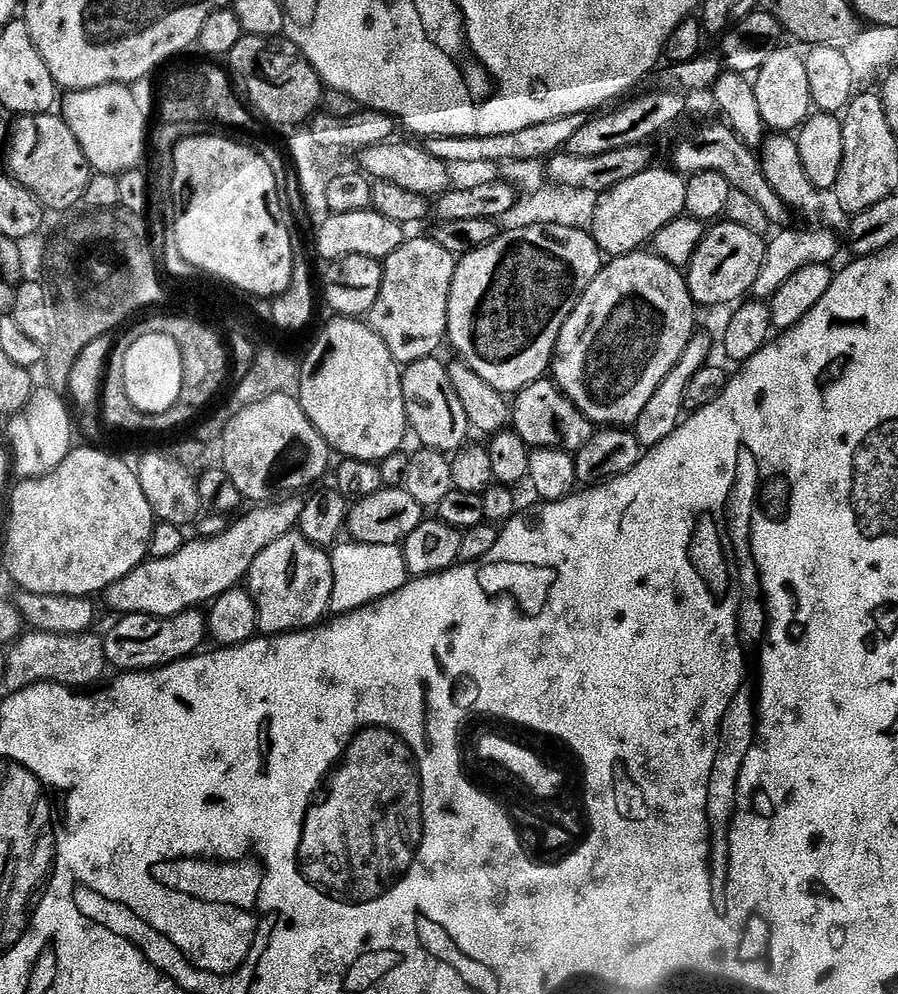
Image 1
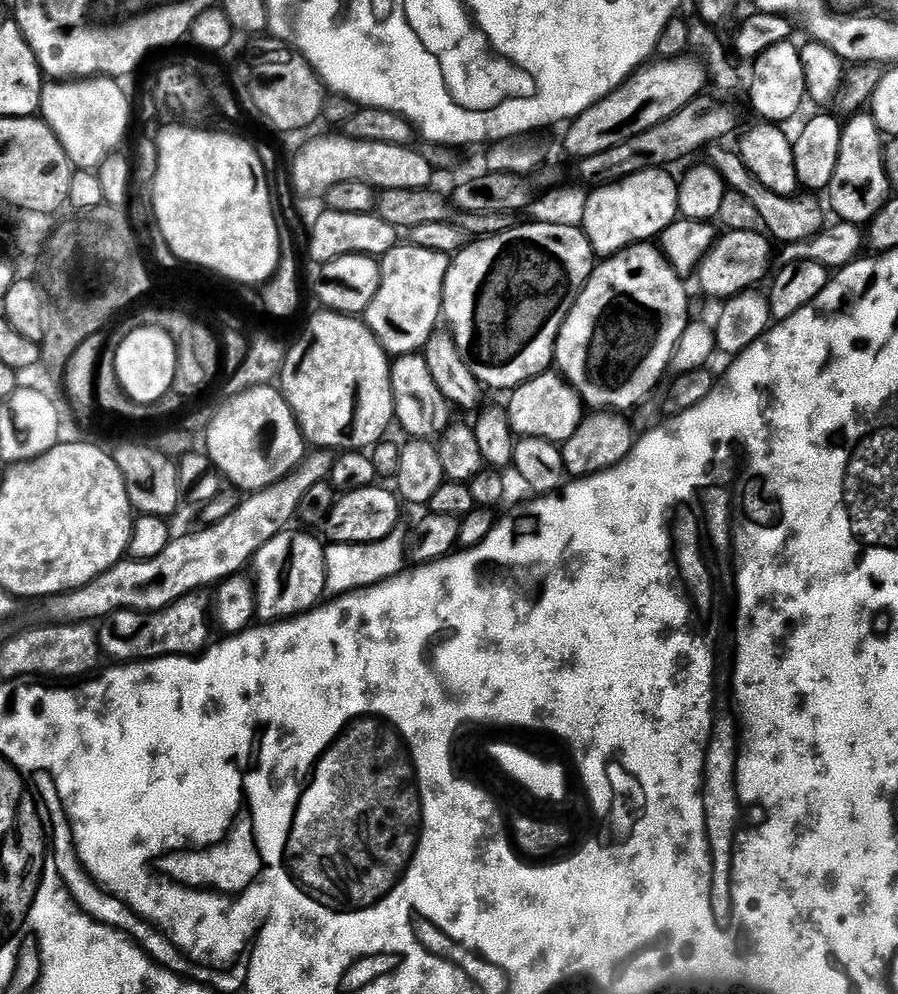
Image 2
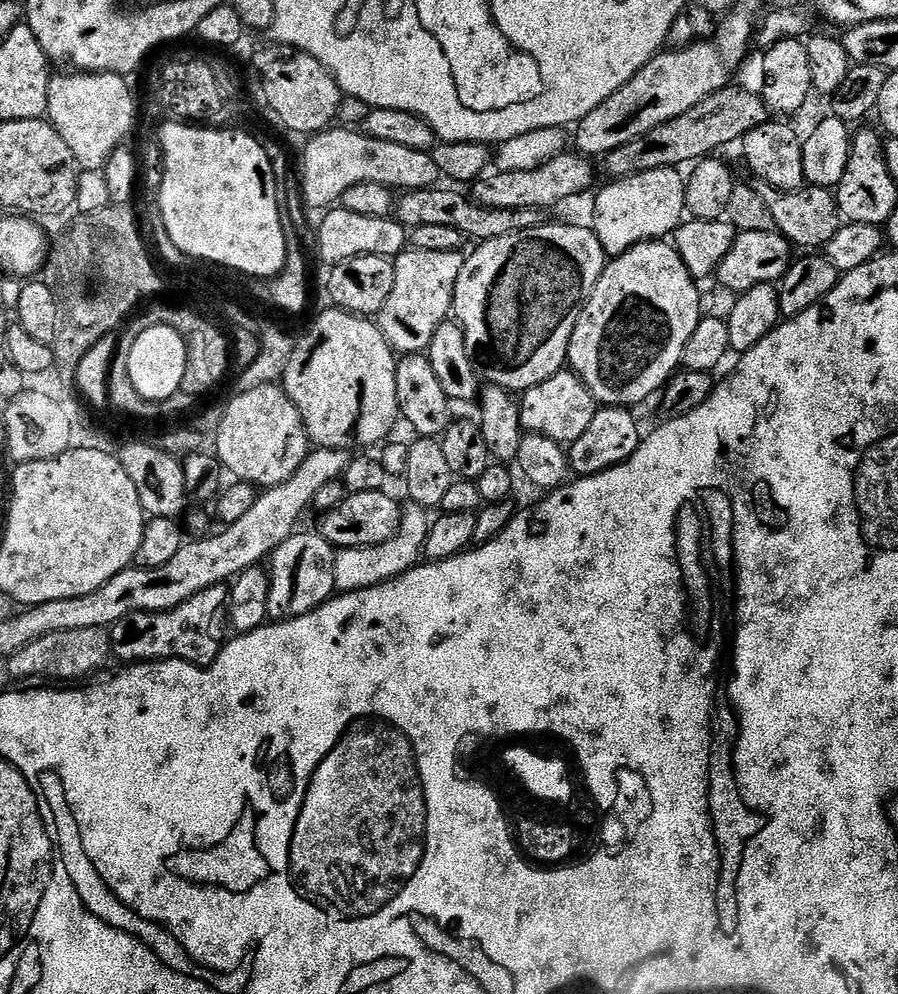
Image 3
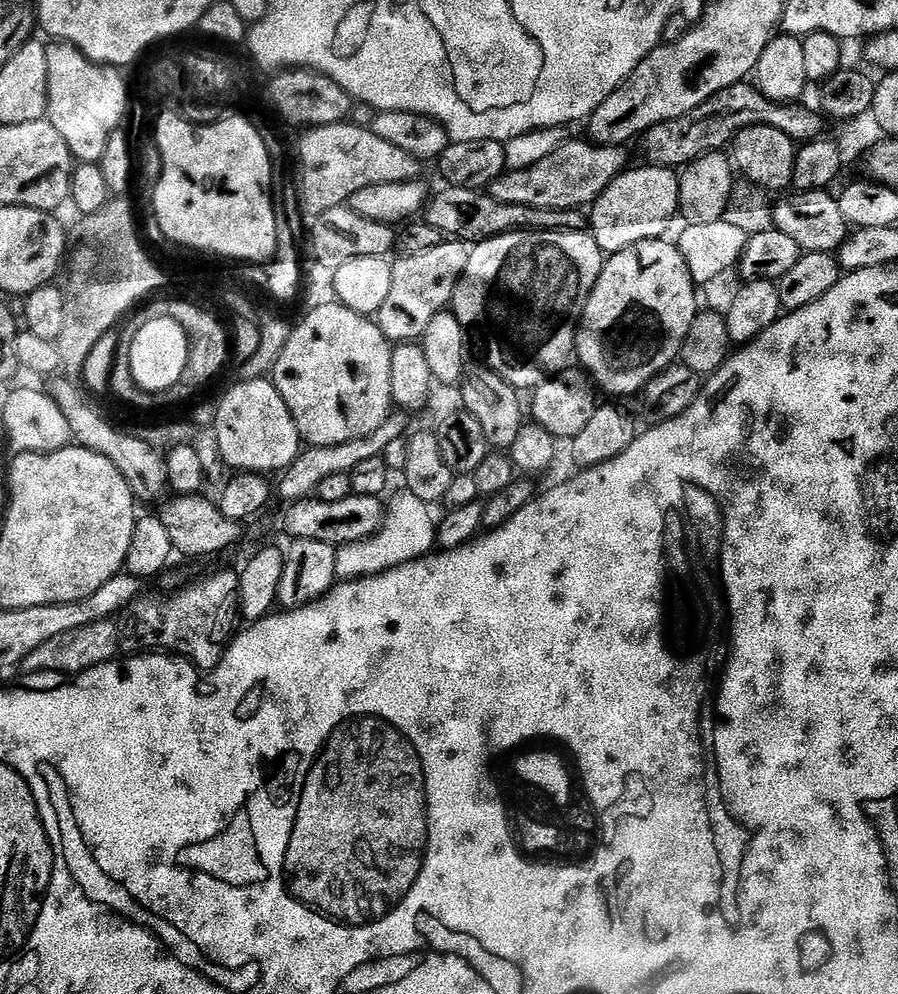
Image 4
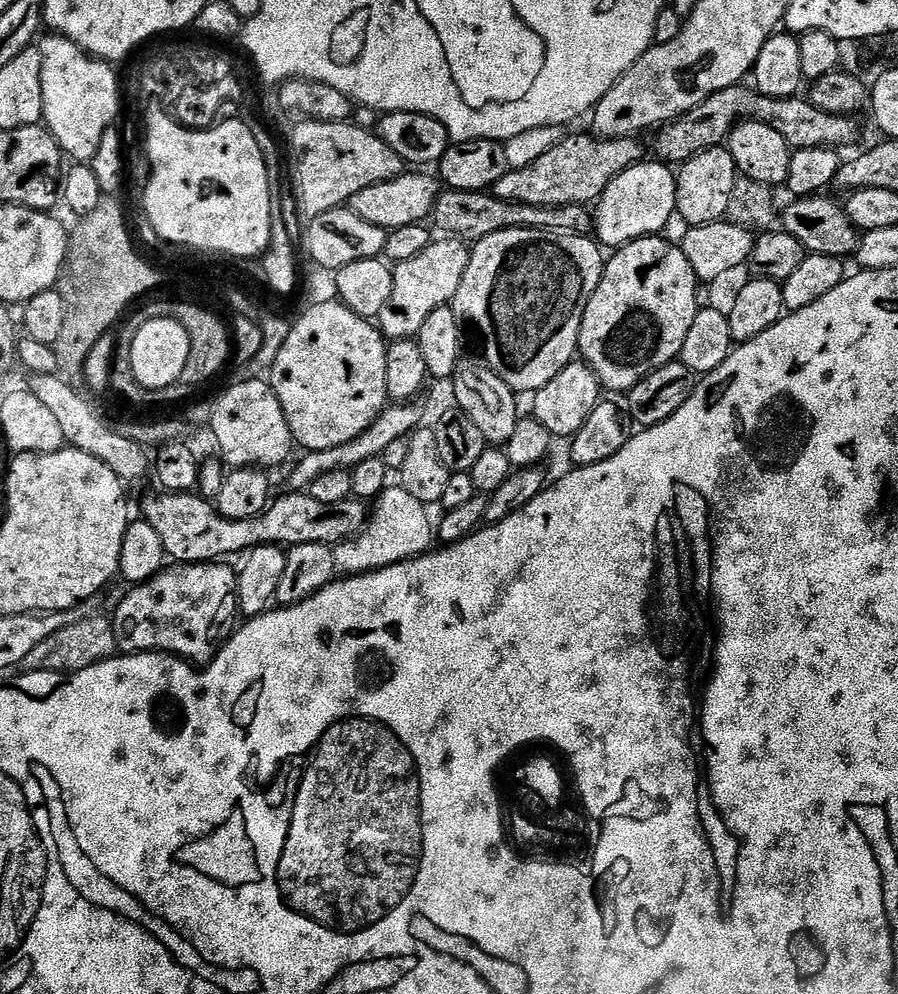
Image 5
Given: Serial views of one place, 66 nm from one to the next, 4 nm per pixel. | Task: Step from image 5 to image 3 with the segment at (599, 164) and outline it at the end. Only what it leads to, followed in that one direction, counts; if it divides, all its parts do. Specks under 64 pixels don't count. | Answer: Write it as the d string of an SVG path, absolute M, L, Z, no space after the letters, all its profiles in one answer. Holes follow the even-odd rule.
M561 154L532 170L489 171L479 176L470 185L470 199L482 208L494 210L552 210L556 204L570 195L582 195L589 191L592 184L592 168L587 159L580 154Z

